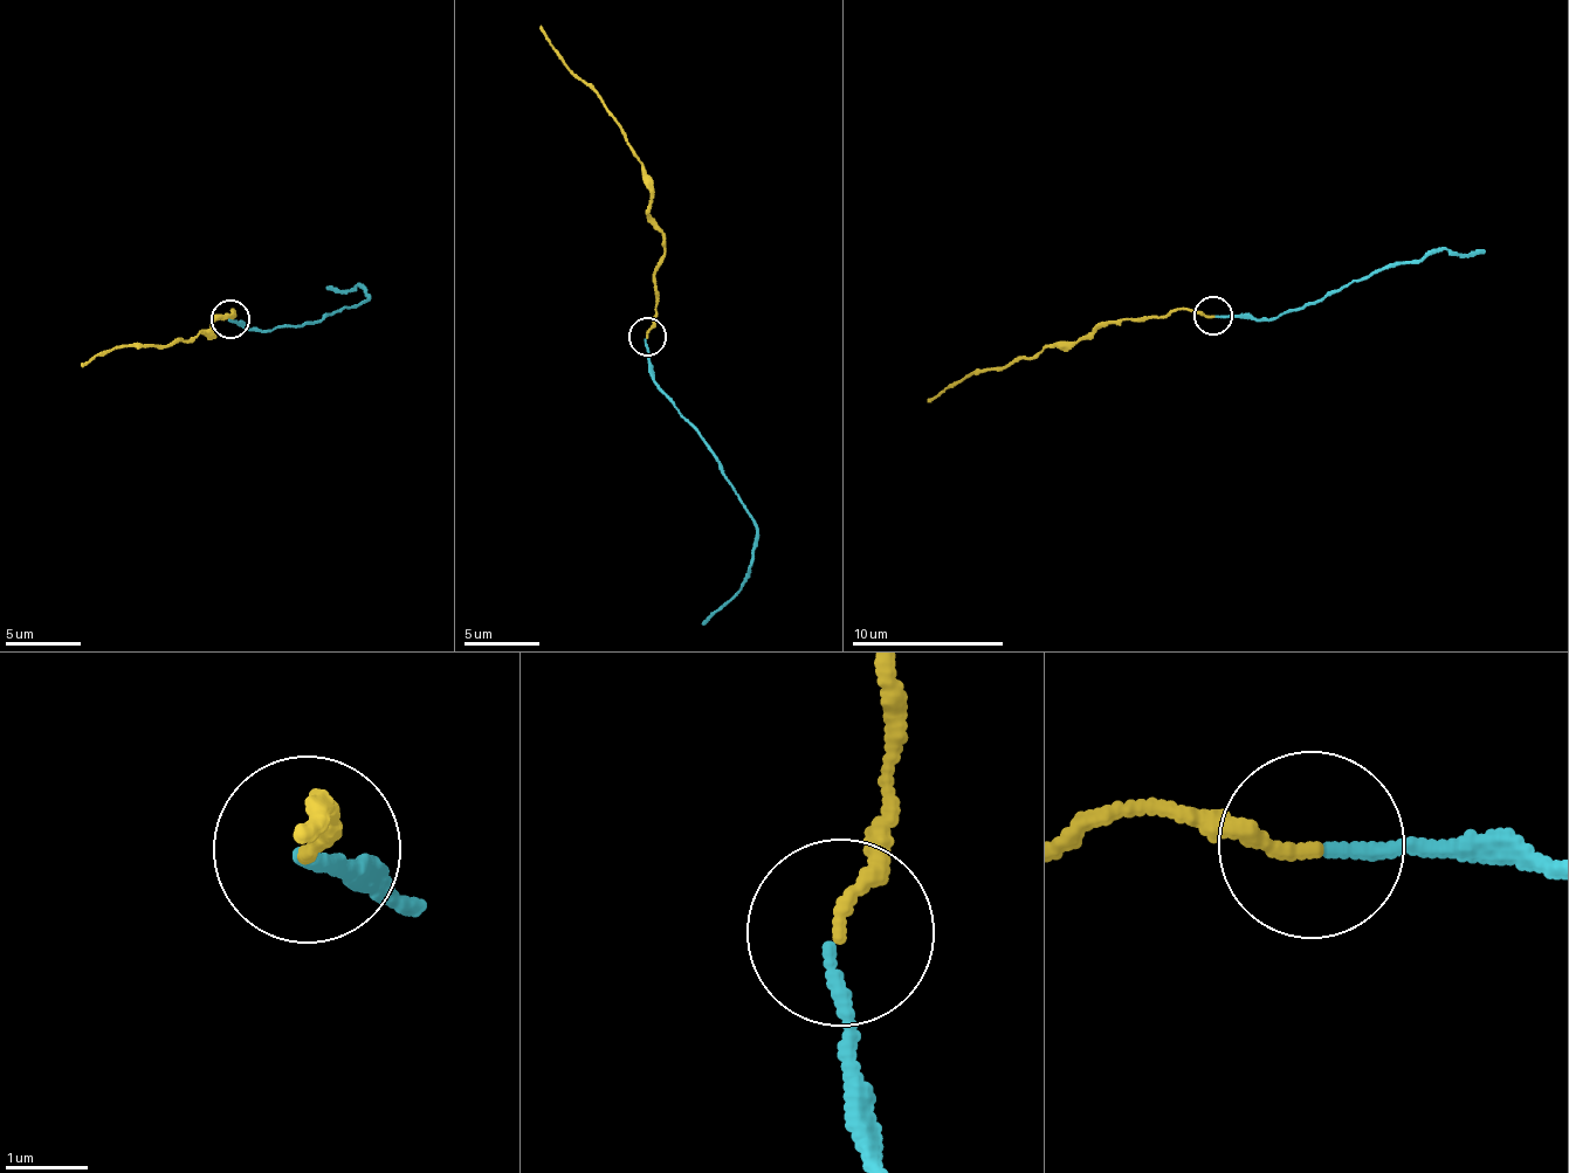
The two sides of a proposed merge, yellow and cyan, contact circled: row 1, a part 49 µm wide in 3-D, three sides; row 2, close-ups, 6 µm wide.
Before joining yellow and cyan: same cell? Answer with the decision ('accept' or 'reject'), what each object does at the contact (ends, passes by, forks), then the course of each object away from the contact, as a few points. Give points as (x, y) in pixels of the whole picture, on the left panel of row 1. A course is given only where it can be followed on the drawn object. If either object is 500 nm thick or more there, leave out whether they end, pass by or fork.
accept; yellow ends there; cyan ends there; yellow runs (229, 319), (232, 310), (224, 314), (233, 316), (214, 321), (211, 333), (167, 346), (123, 343), (81, 366); cyan runs (229, 319), (245, 328), (300, 328), (370, 296), (363, 287), (324, 288)

